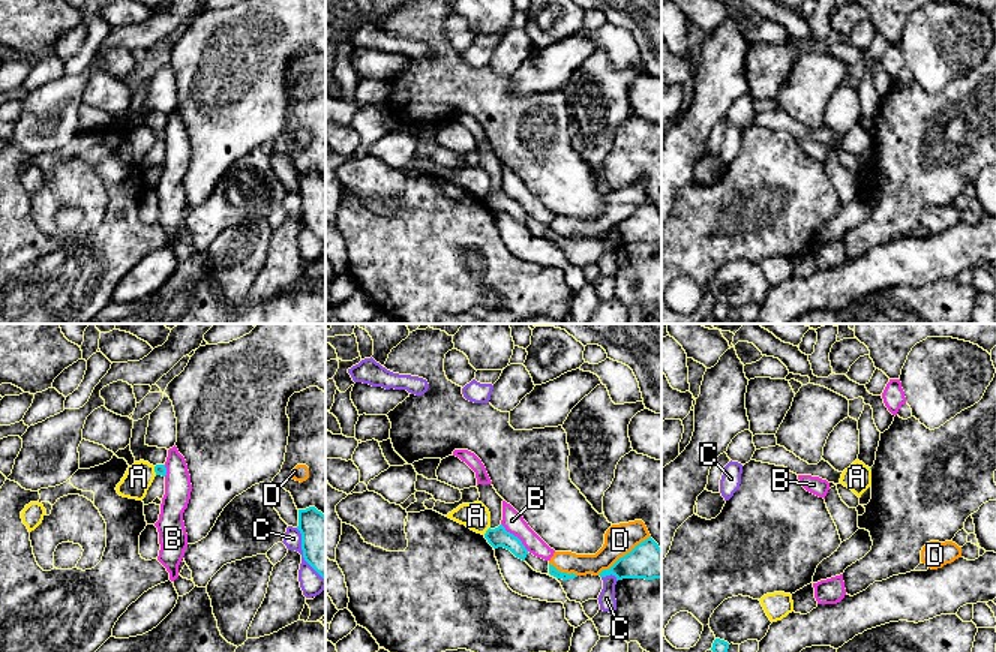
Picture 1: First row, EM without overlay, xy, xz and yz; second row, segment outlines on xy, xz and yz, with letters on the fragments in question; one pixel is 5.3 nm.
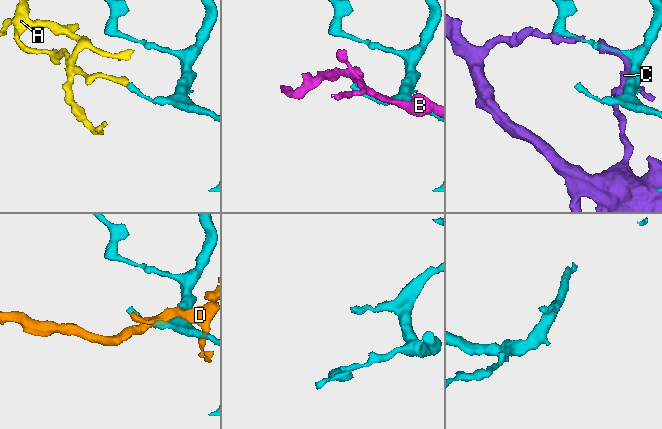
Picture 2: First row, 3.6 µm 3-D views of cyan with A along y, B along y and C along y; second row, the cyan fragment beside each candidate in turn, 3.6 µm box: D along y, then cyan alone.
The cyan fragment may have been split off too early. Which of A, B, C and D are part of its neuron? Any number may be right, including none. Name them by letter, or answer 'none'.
none

